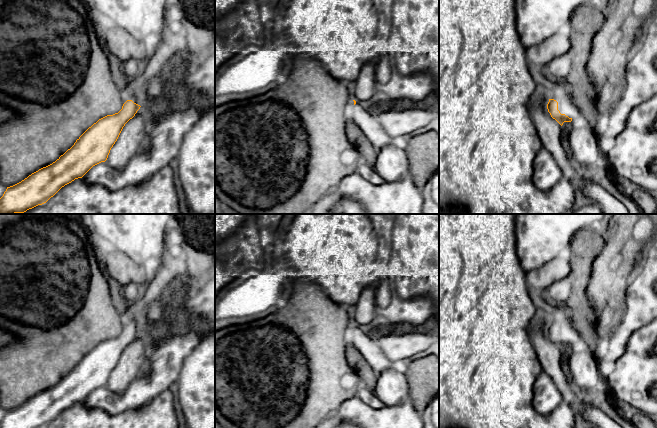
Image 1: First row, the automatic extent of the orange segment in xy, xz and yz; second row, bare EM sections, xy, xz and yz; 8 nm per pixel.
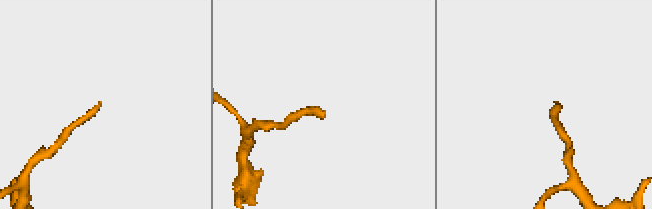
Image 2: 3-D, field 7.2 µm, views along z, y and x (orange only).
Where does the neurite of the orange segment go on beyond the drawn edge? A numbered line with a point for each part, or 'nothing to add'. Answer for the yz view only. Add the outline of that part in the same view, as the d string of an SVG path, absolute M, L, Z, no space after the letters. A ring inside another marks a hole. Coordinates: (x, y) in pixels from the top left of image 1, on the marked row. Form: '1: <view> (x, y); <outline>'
1: yz (569, 110); M564 93L563 102L565 106L563 107L564 114L571 118L573 115L579 115L579 110L574 106L572 99L568 93Z

